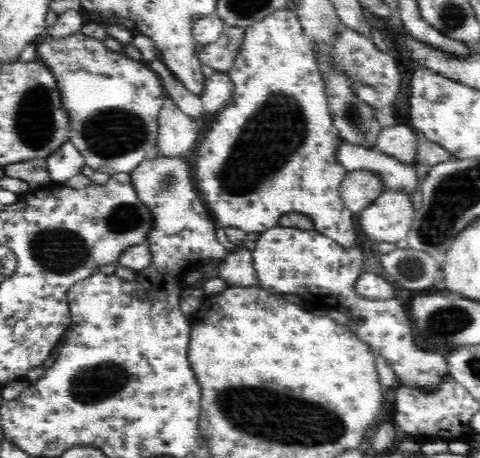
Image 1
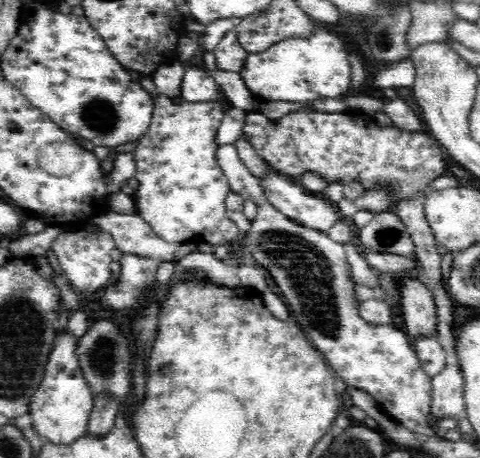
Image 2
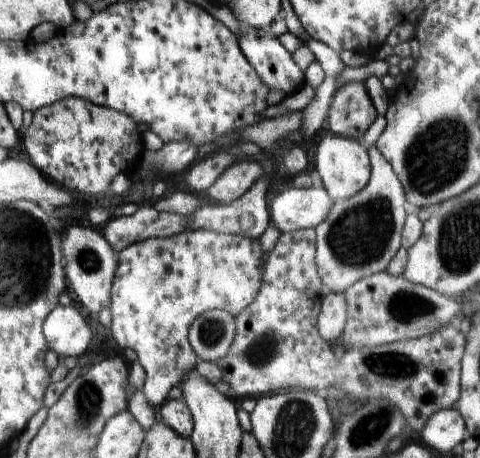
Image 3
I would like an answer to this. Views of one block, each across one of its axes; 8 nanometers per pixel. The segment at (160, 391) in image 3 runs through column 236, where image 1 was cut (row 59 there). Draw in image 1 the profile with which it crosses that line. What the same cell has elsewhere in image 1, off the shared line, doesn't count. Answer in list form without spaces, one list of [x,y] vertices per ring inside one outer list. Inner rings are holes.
[[[285,7],[284,9],[276,10],[276,12],[265,16],[260,22],[247,27],[243,46],[240,48],[232,68],[229,68],[226,73],[234,83],[232,95],[234,106],[226,106],[222,112],[219,112],[218,118],[210,126],[210,132],[206,134],[204,142],[200,144],[198,158],[196,158],[196,186],[200,191],[200,197],[204,197],[204,202],[208,205],[208,212],[212,213],[212,220],[222,228],[224,226],[236,227],[247,233],[263,233],[269,228],[278,225],[279,218],[283,214],[300,213],[312,220],[313,229],[316,232],[324,233],[324,236],[335,240],[344,248],[349,248],[350,244],[356,242],[356,228],[354,227],[354,218],[352,218],[353,212],[344,206],[338,191],[342,180],[348,174],[348,170],[338,161],[339,134],[338,129],[333,125],[332,115],[330,115],[330,109],[328,109],[328,95],[326,95],[322,73],[319,72],[319,63],[315,59],[312,47],[293,9]]]

